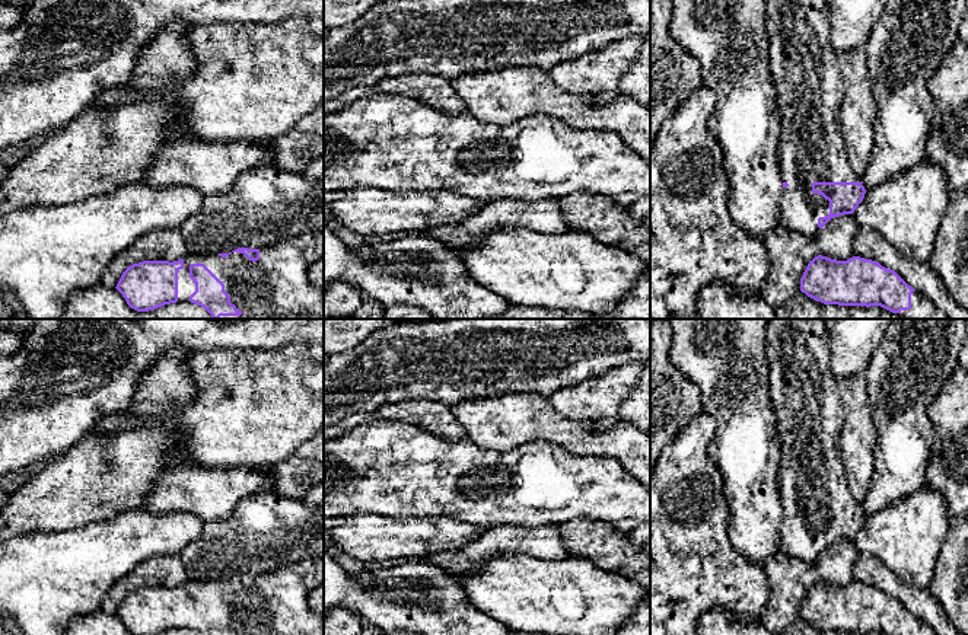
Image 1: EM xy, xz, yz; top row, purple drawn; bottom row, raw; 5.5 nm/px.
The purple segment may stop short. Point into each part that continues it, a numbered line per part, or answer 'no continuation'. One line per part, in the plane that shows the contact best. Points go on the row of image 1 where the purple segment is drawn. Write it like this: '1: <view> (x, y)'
1: xy (276, 286)

